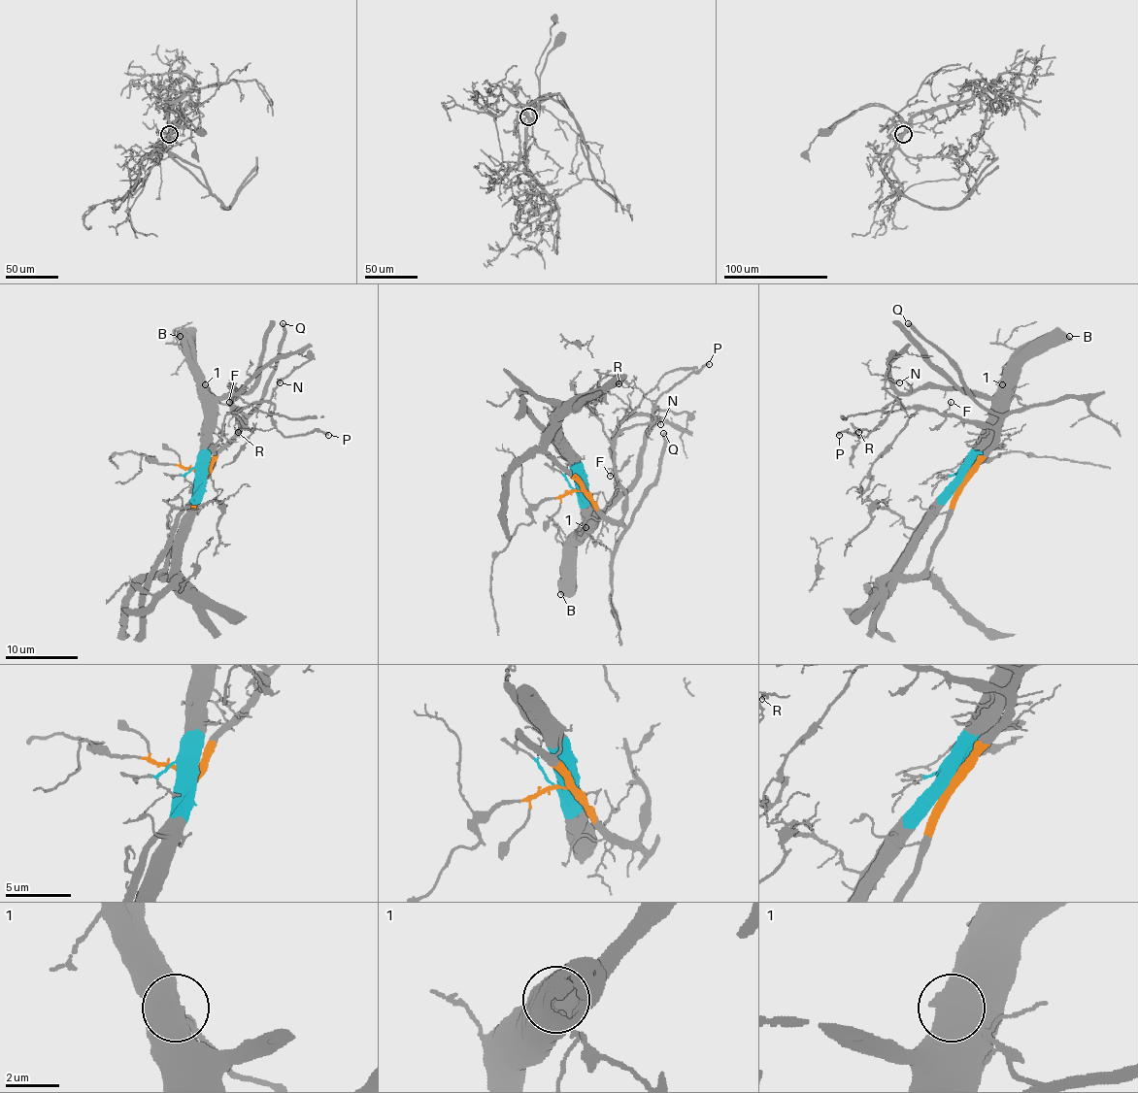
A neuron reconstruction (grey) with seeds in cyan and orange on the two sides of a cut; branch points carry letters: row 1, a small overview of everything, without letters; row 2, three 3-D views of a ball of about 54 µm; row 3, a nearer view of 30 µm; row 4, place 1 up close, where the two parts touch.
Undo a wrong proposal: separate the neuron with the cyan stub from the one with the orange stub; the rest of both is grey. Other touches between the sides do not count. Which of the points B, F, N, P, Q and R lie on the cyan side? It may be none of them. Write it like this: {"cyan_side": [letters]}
{"cyan_side": ["B"]}

